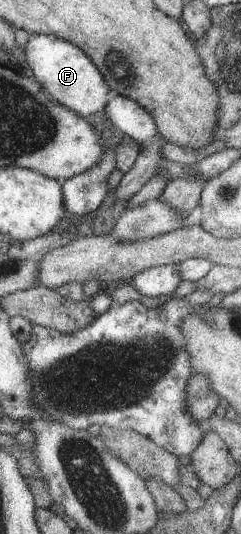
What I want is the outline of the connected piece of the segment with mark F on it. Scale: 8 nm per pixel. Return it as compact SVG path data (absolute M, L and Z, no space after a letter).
M35 33L23 47L26 55L24 69L38 80L43 90L51 94L59 104L90 118L104 110L110 88L102 72L76 44L55 35Z

